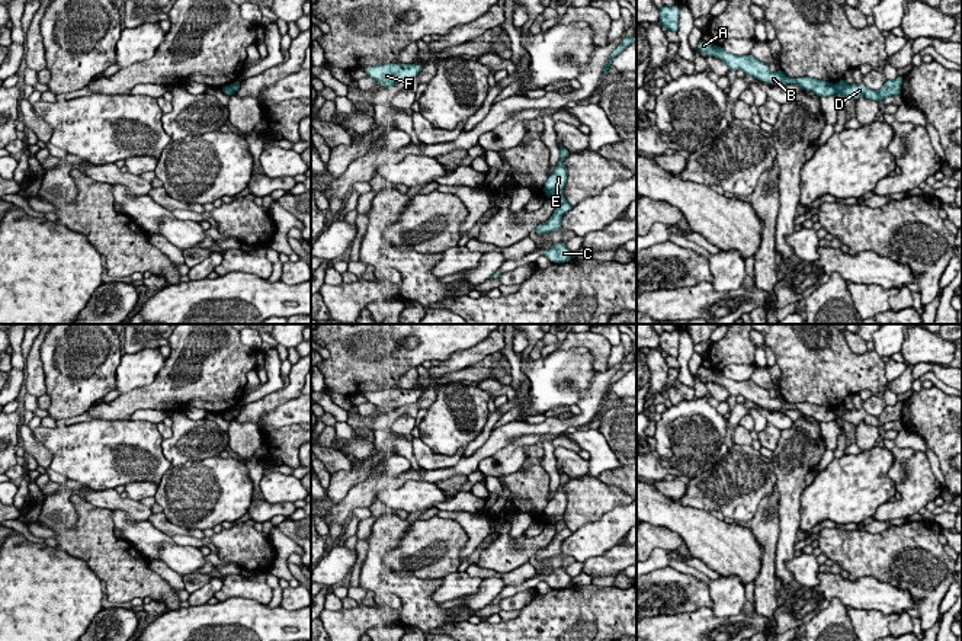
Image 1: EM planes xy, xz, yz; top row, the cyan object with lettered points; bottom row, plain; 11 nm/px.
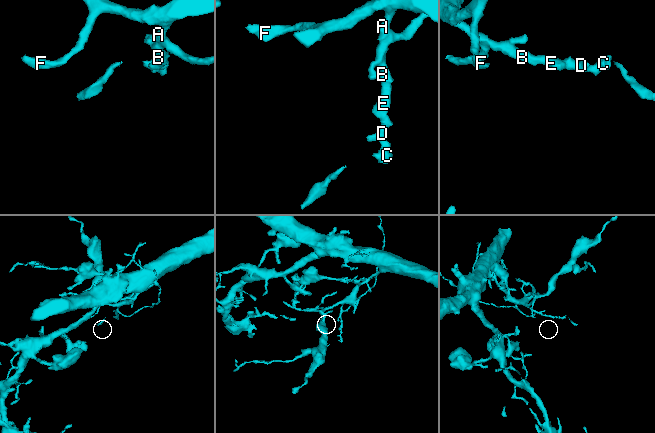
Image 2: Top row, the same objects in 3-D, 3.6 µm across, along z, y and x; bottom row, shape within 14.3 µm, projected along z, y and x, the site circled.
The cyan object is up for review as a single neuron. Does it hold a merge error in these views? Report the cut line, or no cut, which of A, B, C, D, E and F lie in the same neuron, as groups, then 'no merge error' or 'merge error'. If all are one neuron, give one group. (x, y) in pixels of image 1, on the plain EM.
cut in yz along (833, 410), (837, 419); A B E F / C D; merge error

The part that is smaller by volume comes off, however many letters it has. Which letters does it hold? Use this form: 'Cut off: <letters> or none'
Cut off: C, D

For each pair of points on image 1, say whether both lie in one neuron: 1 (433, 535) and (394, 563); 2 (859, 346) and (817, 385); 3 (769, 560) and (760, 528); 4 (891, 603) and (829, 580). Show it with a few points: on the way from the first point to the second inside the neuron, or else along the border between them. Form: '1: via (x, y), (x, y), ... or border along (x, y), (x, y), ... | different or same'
1: via (423, 545), (414, 554), (404, 555) | same
2: border along (845, 339), (853, 352), (865, 353), (868, 351) | different
3: via (769, 553), (768, 535) | same
4: via (875, 595), (850, 593), (845, 589) | same

